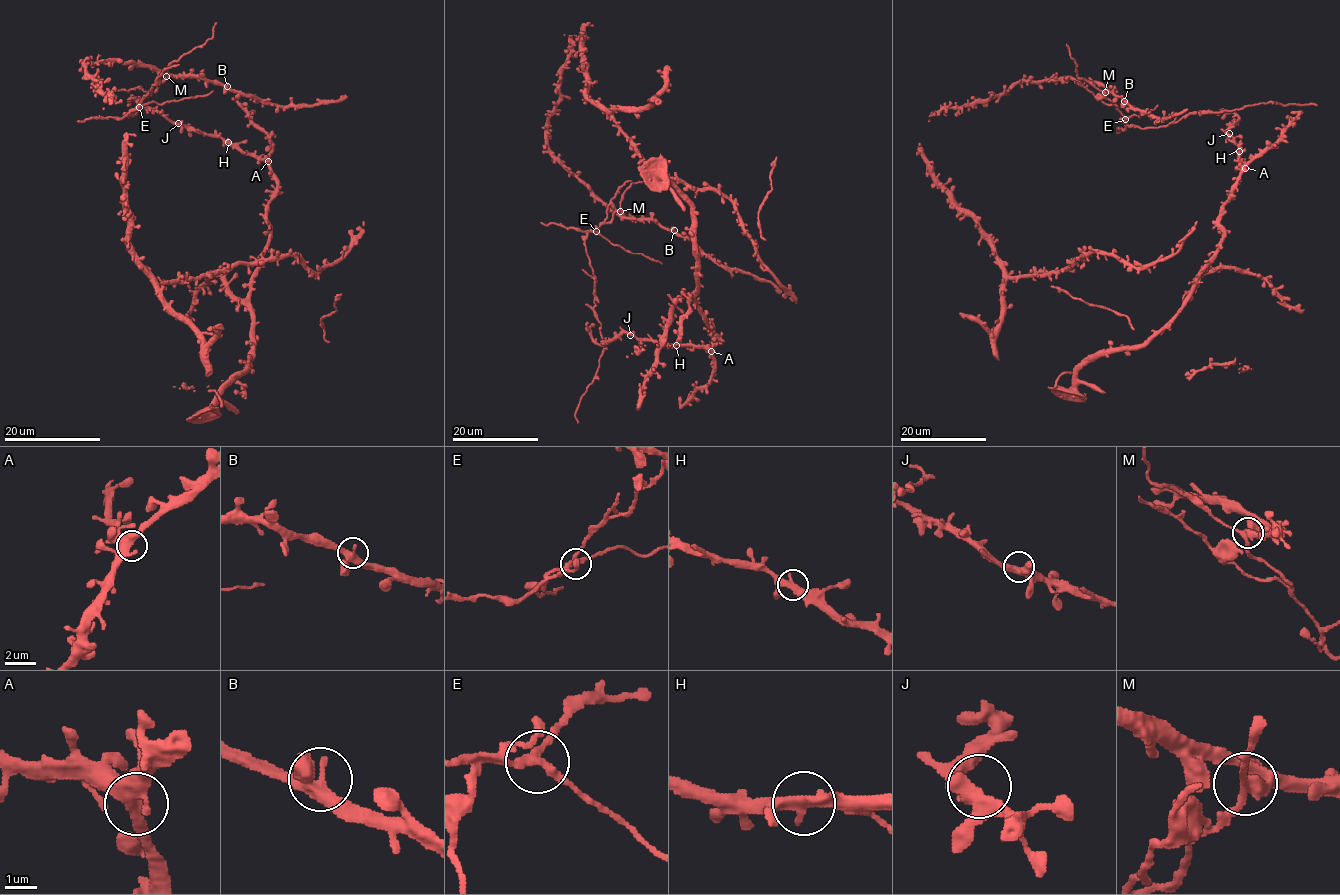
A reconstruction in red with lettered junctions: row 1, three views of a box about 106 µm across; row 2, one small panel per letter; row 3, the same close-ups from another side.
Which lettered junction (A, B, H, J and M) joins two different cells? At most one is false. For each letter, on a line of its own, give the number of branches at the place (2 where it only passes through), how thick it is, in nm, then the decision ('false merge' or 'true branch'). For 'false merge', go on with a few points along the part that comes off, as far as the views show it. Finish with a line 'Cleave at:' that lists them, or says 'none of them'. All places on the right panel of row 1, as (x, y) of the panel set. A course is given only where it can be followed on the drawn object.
A: 3 | 460 nm | true branch
B: 3 | 360 nm | true branch
H: 3 | 320 nm | true branch
J: 3 | 400 nm | true branch
M: 3 | 280 nm | false merge | (1105, 91), (1129, 126), (1139, 127), (1158, 128), (1193, 113), (1217, 113), (1271, 102), (1316, 105)
Cleave at: M

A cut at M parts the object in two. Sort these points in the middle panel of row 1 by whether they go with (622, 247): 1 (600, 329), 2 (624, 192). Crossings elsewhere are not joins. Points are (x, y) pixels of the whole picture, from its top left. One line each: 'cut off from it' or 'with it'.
1: with it
2: with it

